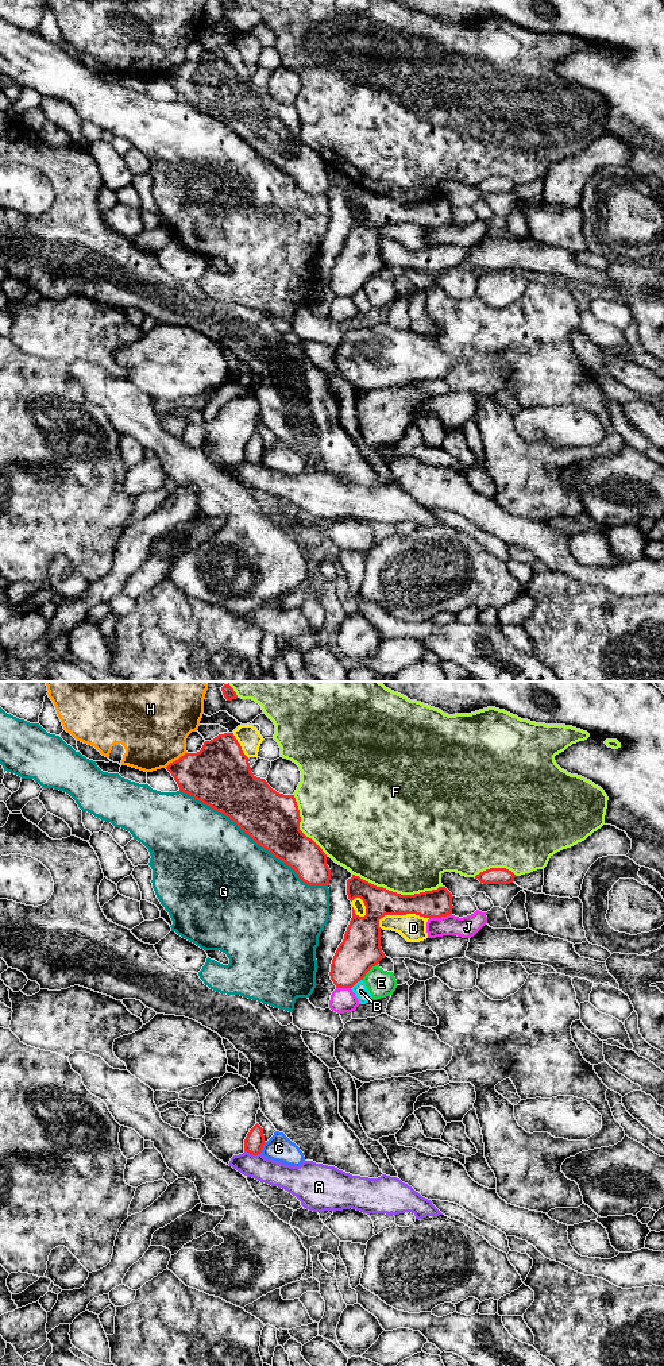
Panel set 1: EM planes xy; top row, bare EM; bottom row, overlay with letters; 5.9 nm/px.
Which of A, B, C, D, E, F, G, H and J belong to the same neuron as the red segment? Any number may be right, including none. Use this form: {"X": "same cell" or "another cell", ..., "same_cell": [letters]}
{"A": "another cell", "B": "another cell", "C": "another cell", "D": "another cell", "E": "another cell", "F": "another cell", "G": "another cell", "H": "another cell", "J": "another cell", "same_cell": []}

